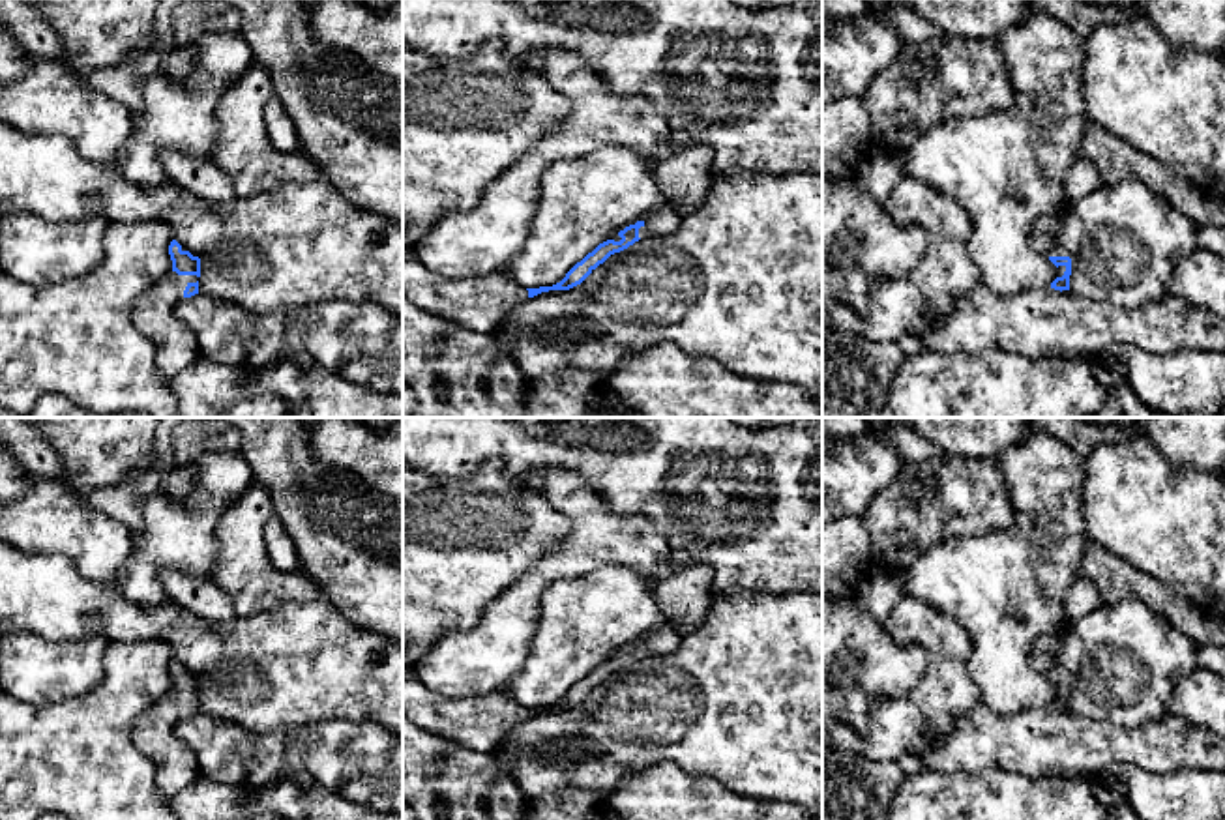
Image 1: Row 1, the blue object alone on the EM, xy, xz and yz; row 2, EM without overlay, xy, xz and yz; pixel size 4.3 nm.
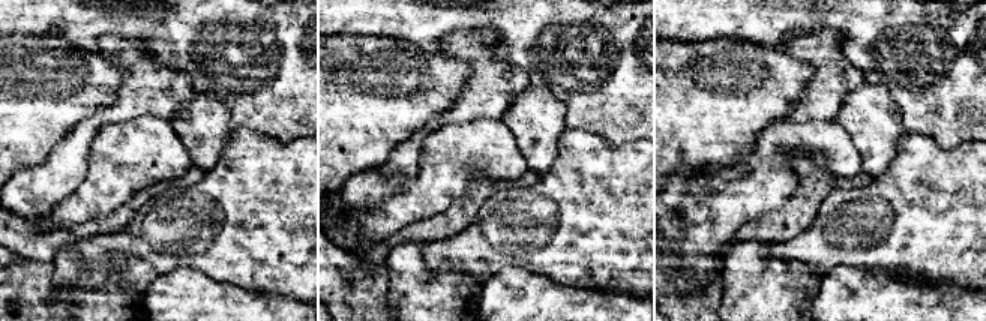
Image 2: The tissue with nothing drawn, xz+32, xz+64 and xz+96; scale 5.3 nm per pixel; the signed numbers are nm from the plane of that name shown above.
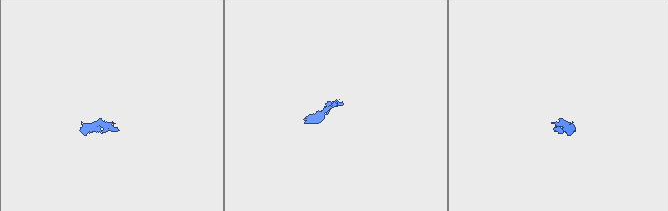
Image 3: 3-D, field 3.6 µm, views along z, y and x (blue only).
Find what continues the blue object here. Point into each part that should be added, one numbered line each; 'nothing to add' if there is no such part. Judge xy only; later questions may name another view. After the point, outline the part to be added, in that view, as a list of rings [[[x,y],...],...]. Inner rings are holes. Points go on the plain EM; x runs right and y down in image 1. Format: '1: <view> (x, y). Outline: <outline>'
1: xy (154, 732). Outline: [[[170,691],[137,717],[129,728],[137,751],[155,766],[159,792],[170,798],[200,775],[191,747],[176,736],[176,725],[184,719],[185,706],[197,700],[197,695]]]

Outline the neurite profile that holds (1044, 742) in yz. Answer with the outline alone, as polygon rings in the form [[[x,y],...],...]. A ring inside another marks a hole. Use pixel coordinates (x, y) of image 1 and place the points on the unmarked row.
[[[980,698],[922,762],[938,773],[1002,769],[1085,781],[1113,764],[1135,764],[1152,775],[1225,771],[1225,738],[1171,713],[1124,728],[1051,706],[998,715]]]

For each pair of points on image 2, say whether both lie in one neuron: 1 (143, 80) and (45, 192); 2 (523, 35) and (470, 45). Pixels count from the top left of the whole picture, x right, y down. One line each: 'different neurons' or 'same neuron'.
1: same neuron
2: different neurons

